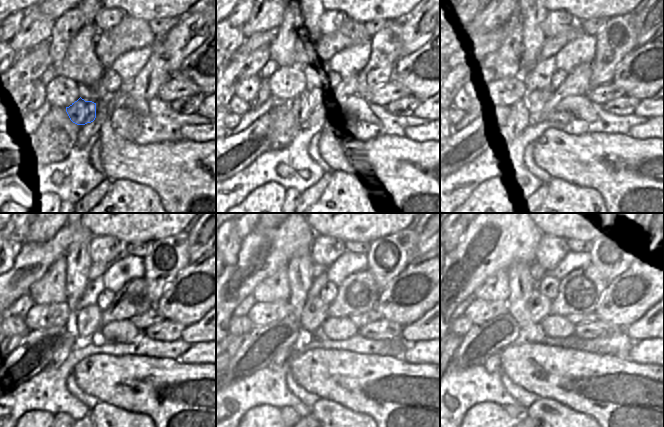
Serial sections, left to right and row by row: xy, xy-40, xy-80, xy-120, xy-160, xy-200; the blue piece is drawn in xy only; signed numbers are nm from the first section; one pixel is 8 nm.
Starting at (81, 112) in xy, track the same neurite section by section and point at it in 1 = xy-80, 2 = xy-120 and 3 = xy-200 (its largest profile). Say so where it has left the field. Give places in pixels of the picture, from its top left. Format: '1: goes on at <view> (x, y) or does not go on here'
1: goes on at xy-80 (527, 111)
2: goes on at xy-120 (86, 321)
3: goes on at xy-200 (539, 306)

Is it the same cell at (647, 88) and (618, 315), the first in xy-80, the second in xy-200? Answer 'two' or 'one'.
one

